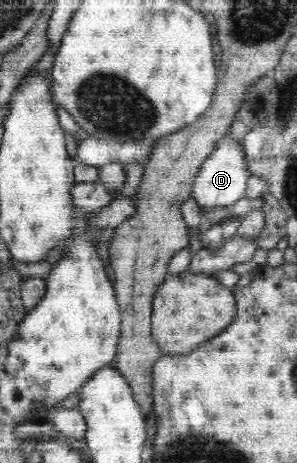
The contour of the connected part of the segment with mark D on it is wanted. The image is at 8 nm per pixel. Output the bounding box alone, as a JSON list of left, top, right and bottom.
[193,137,252,214]

